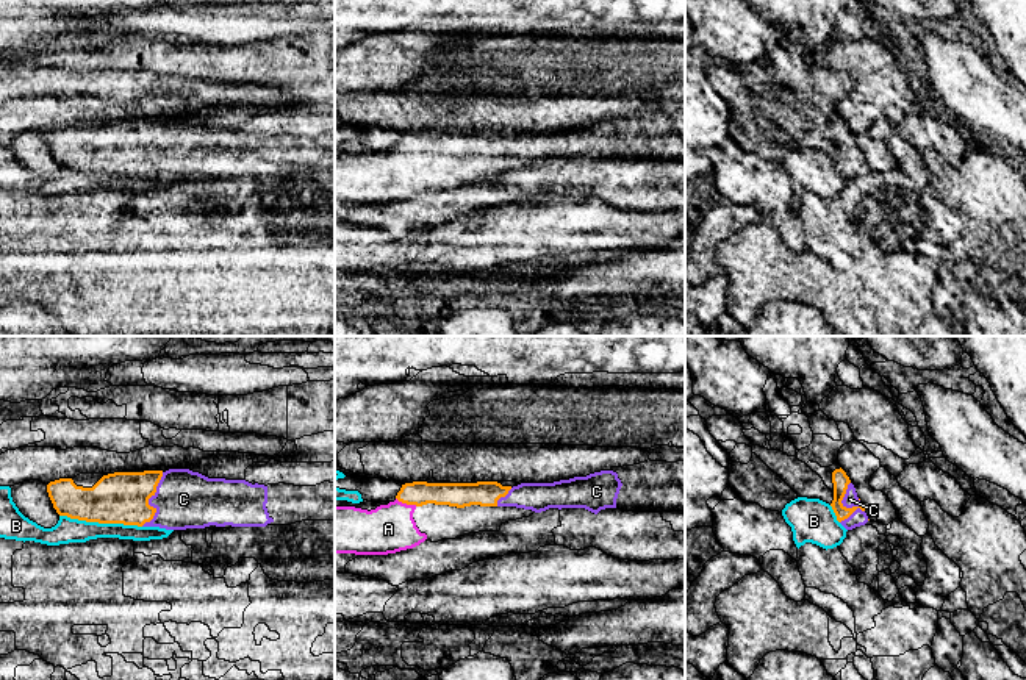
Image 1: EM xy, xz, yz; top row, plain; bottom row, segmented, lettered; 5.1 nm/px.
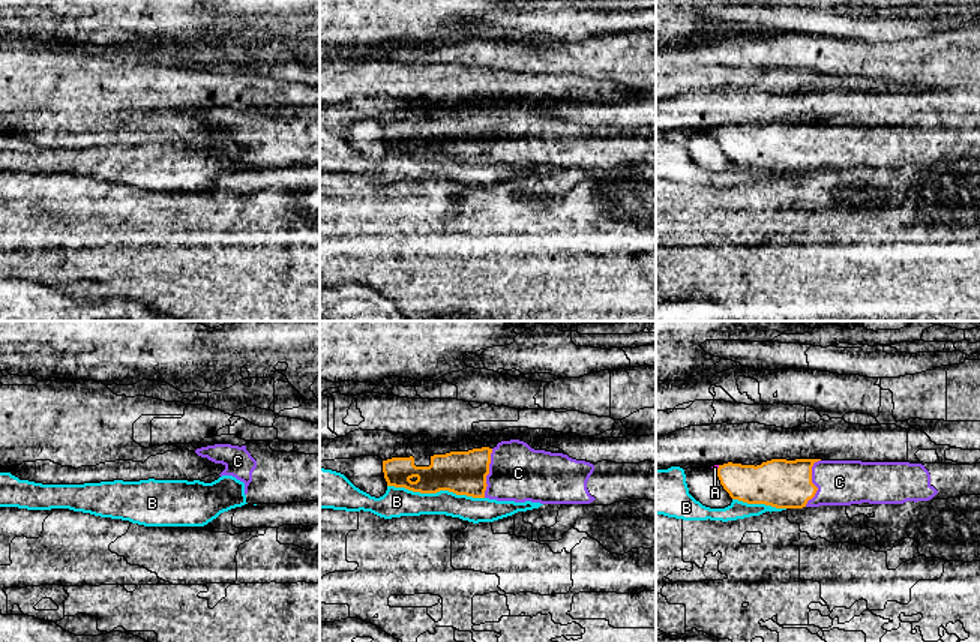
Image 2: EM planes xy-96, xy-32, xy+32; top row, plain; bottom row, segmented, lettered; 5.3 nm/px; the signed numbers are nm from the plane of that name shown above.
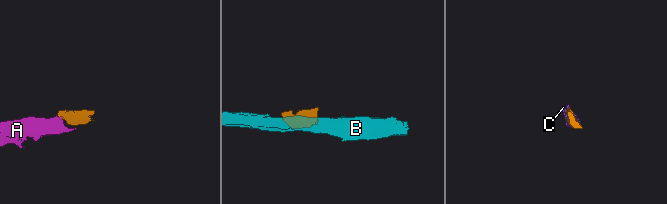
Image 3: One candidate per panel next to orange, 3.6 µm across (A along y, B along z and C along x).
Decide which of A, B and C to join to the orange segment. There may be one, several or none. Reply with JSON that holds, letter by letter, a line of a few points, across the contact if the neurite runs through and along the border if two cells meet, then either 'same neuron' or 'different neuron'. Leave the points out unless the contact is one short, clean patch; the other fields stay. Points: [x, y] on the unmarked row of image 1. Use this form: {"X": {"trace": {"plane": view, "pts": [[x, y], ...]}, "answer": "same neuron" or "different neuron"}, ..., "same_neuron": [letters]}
{"A": {"trace": {"plane": "xz", "pts": [[418, 143], [407, 153], [388, 178]]}, "answer": "same neuron"}, "B": {"trace": {"plane": "xy", "pts": [[60, 164], [99, 172], [136, 174], [141, 177]]}, "answer": "different neuron"}, "C": {"trace": {"plane": "yz", "pts": [[840, 130], [845, 157], [850, 149]]}, "answer": "same neuron"}, "same_neuron": ["A", "C"]}

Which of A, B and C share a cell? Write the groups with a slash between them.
A C / B

